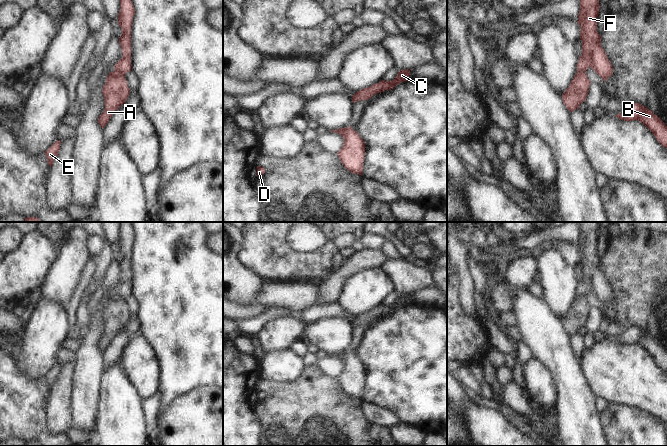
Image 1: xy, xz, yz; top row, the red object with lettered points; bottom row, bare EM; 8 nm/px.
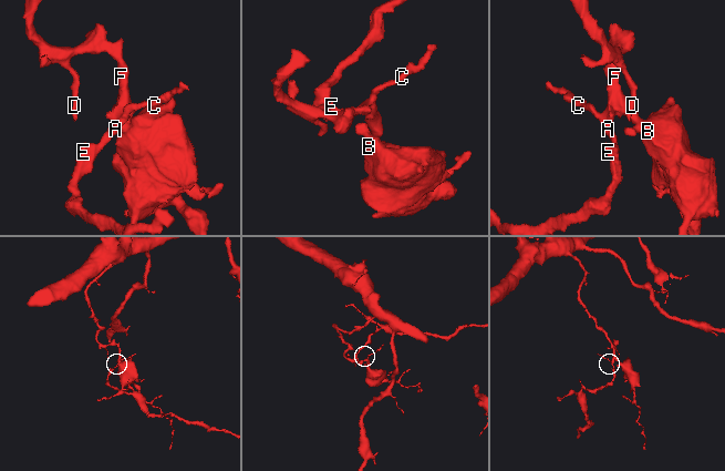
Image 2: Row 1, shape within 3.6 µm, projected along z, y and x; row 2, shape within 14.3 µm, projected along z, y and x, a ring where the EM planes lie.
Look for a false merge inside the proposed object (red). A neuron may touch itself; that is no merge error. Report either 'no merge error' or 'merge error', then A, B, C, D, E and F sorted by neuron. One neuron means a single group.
merge error | A C E / B D F

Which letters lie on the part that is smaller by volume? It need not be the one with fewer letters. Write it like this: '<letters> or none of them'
A, C, E

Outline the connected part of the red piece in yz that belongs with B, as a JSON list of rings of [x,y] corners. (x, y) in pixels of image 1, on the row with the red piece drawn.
[[[630,103],[622,113],[615,116],[624,121],[640,121],[653,133],[657,141],[667,148],[667,126],[653,111],[639,103]]]

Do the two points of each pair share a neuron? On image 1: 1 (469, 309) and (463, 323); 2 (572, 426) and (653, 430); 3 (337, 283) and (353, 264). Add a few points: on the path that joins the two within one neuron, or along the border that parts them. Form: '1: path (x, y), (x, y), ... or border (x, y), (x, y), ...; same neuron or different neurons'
1: border (458, 292), (458, 301), (462, 310), (477, 324); different neurons
2: border (599, 414), (602, 431), (605, 435); different neurons
3: path (339, 278), (348, 269); same neuron

